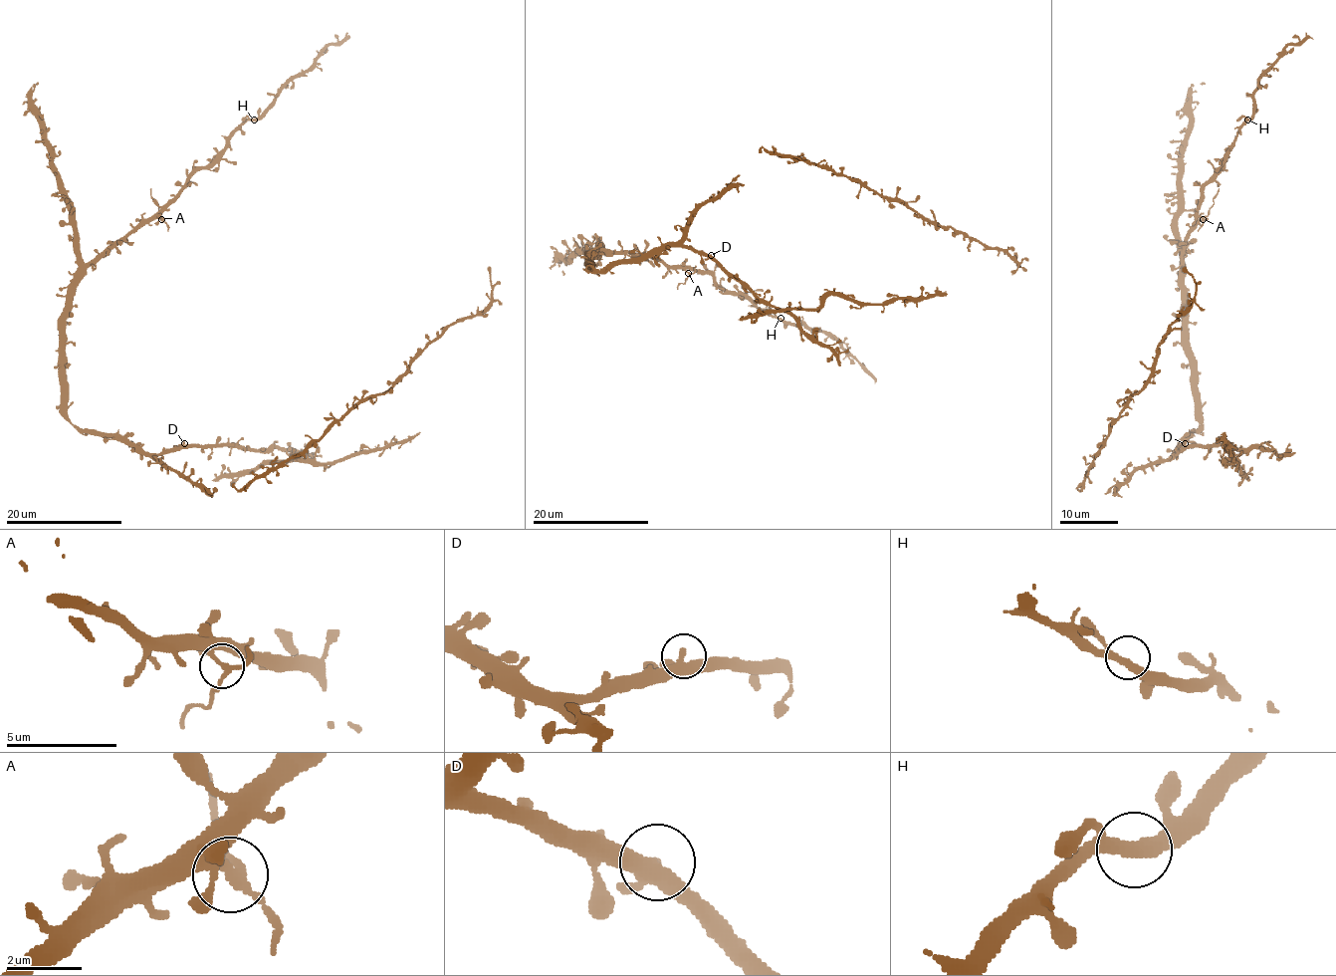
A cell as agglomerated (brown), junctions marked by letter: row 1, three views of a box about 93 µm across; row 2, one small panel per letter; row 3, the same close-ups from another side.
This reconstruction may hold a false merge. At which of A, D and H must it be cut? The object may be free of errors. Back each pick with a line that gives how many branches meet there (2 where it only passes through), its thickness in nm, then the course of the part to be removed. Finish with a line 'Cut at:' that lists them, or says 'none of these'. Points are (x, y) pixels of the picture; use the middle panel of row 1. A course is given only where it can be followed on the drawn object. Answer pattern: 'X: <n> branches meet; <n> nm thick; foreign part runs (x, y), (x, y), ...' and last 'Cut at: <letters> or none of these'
A: 3 branches meet; 200 nm thick; foreign part runs (687, 273), (683, 284), (677, 289)
Cut at: A

